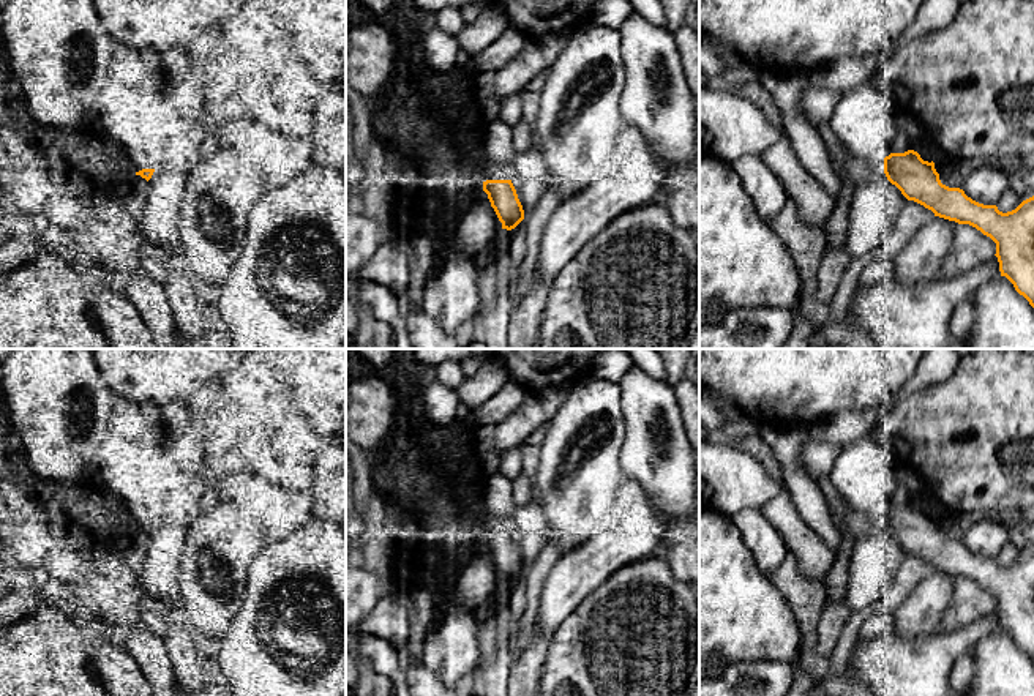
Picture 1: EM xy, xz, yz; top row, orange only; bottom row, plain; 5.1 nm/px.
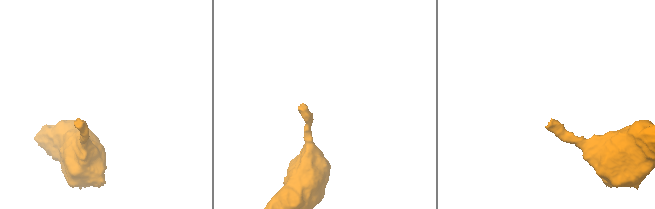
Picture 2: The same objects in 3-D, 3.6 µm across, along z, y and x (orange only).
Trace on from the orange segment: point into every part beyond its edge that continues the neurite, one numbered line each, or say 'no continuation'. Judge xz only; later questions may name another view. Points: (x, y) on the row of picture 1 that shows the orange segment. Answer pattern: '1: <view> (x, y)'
1: xz (490, 171)

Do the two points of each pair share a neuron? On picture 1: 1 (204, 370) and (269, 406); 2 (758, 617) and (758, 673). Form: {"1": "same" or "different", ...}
{"1": "different", "2": "different"}

